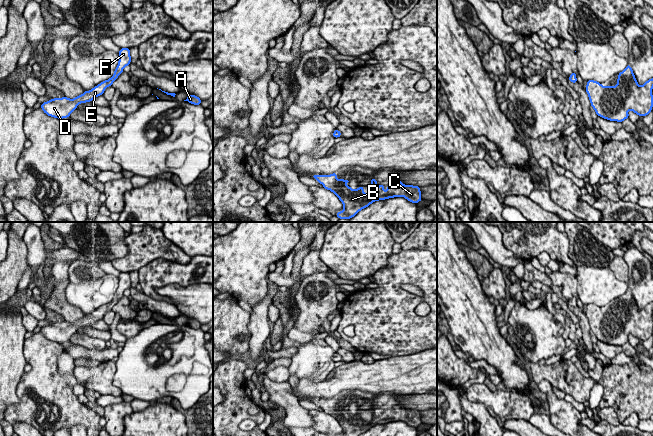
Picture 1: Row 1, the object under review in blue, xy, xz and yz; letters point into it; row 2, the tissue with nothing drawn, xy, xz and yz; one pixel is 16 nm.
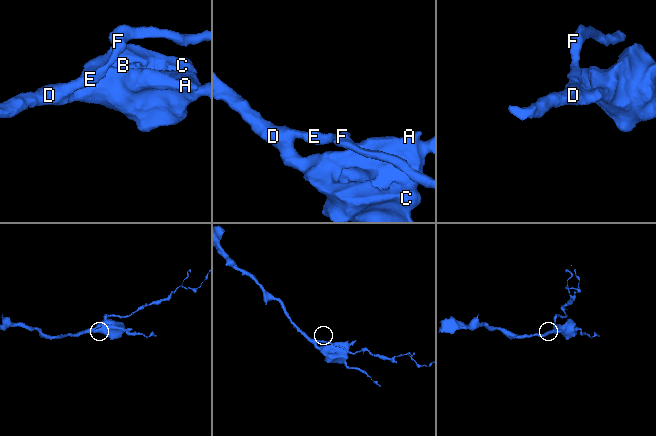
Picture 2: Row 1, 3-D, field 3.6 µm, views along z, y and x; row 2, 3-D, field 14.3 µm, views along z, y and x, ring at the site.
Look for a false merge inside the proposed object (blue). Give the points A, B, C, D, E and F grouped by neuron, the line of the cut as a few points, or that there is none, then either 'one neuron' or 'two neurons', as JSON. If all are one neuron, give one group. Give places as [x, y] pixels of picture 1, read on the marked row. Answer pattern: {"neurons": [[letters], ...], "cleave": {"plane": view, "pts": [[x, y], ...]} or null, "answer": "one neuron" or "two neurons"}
{"neurons": [["A", "B", "C", "D", "E", "F"]], "cleave": null, "answer": "one neuron"}

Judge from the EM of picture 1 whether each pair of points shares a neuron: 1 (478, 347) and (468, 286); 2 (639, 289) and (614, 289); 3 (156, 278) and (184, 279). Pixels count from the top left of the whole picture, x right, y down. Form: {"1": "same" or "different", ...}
{"1": "same", "2": "different", "3": "same"}

